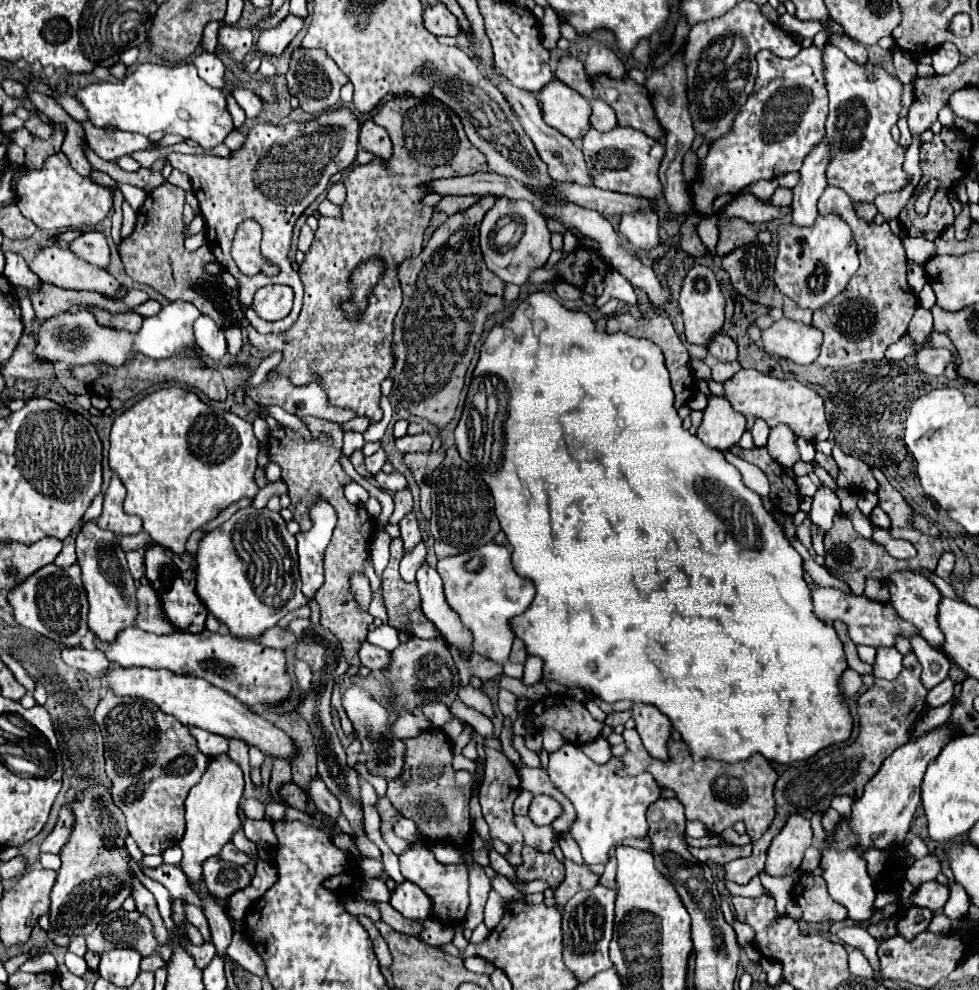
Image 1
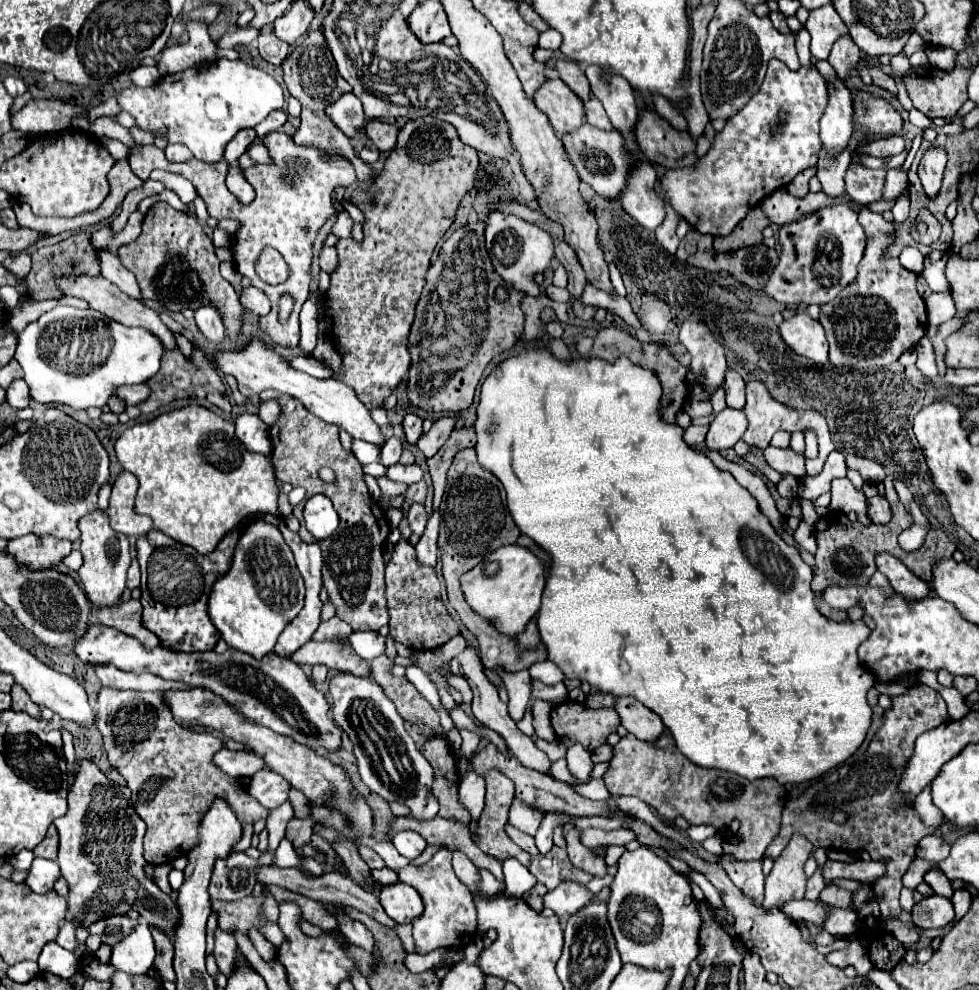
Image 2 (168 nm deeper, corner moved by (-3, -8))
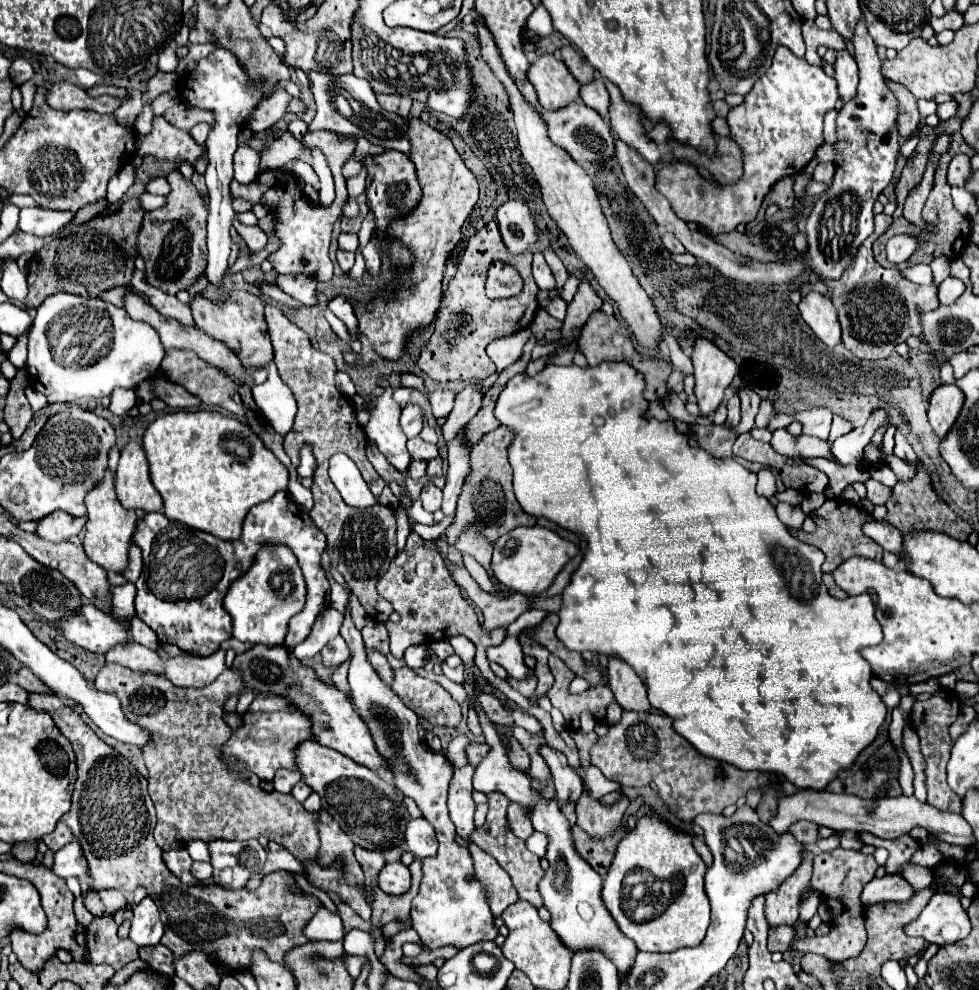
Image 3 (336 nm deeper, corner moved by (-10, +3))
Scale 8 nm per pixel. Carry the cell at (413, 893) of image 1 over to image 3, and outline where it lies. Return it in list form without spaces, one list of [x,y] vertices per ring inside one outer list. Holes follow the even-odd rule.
[[[395,862],[395,864],[387,864],[381,872],[379,872],[379,888],[387,894],[399,896],[409,892],[411,886],[411,872],[407,866]]]

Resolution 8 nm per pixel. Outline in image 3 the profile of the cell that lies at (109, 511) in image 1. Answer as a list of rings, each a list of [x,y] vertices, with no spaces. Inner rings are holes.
[[[131,442],[121,450],[115,472],[115,492],[123,508],[143,510],[145,514],[163,510],[163,500],[151,484],[147,458],[139,442]]]

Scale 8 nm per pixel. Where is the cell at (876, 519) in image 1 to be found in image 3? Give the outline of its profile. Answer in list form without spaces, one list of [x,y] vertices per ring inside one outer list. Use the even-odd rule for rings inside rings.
[[[869,480],[867,484],[867,500],[871,502],[871,504],[885,504],[889,498],[891,498],[891,488],[887,488],[887,486],[883,486],[883,484],[879,484],[879,482],[875,482],[875,480]]]

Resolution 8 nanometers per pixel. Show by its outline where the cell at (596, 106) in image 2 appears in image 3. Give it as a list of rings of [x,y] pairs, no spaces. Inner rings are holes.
[[[595,78],[591,84],[585,84],[581,88],[581,100],[597,110],[603,118],[607,118],[607,112],[609,112],[609,92],[605,88],[605,84],[601,82],[601,78]]]

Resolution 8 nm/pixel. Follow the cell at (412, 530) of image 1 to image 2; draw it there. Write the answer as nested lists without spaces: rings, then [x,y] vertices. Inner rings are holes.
[[[412,503],[412,507],[408,509],[408,523],[410,523],[410,527],[412,527],[412,531],[414,531],[416,535],[422,535],[422,533],[424,533],[426,521],[428,521],[428,513],[426,513],[424,505]]]

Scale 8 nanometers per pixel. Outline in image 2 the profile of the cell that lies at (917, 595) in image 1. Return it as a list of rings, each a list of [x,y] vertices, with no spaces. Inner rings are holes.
[[[880,553],[876,555],[876,565],[878,565],[878,571],[888,577],[890,585],[906,599],[924,599],[926,595],[930,595],[928,583],[916,577],[904,563],[900,563],[900,559],[888,553]]]

